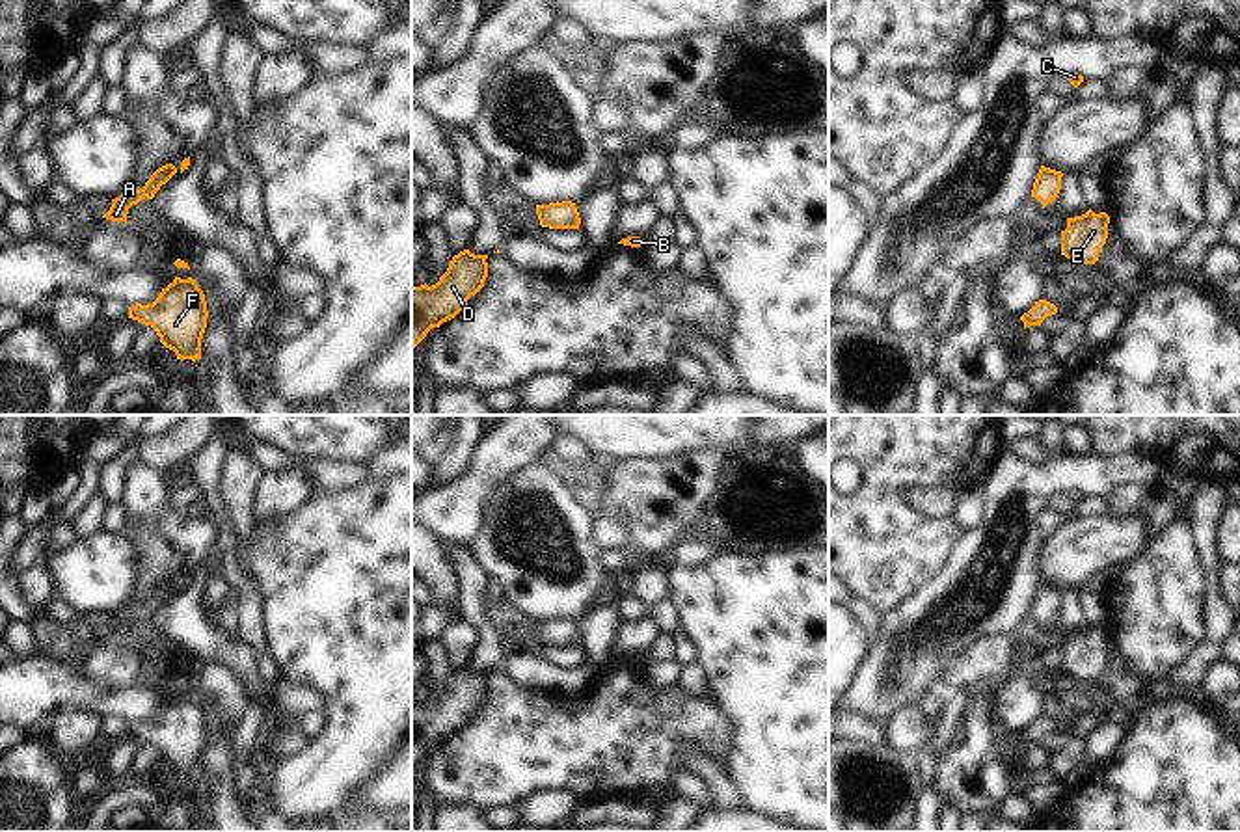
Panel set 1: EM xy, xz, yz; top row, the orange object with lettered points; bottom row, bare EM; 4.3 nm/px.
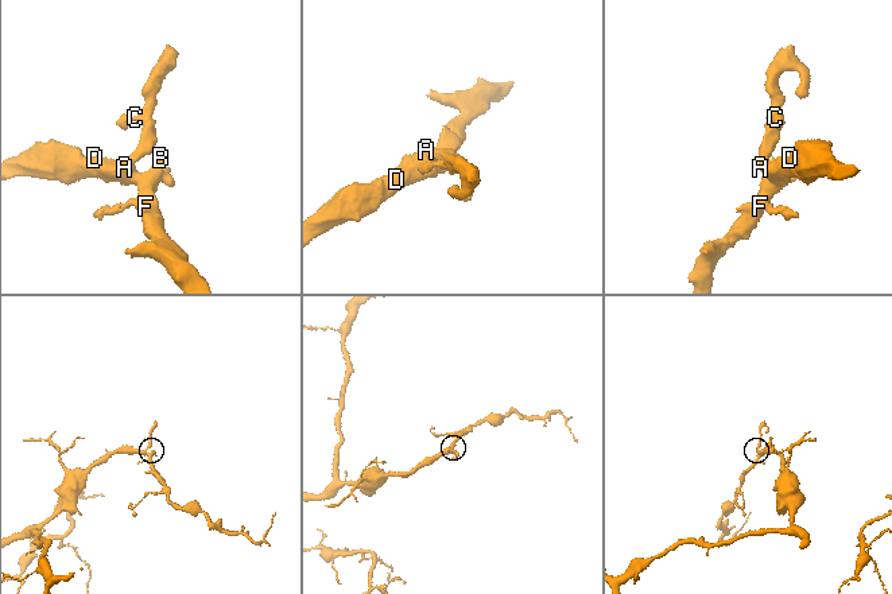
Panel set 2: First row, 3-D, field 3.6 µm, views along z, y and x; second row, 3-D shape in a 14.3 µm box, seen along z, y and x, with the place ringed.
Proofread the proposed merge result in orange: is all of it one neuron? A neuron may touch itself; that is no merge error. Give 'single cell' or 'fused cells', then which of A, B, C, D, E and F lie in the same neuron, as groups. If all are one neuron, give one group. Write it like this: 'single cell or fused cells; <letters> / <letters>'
single cell; A B C D E F

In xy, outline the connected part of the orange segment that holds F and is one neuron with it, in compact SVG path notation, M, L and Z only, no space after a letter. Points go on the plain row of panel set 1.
M175 694L153 720L128 724L128 735L151 743L177 776L201 776L209 728L205 711L192 694Z

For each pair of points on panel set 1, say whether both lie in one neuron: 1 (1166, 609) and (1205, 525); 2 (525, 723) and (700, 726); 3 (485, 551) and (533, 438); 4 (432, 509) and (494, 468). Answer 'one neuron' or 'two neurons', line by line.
1: two neurons
2: one neuron
3: two neurons
4: one neuron

